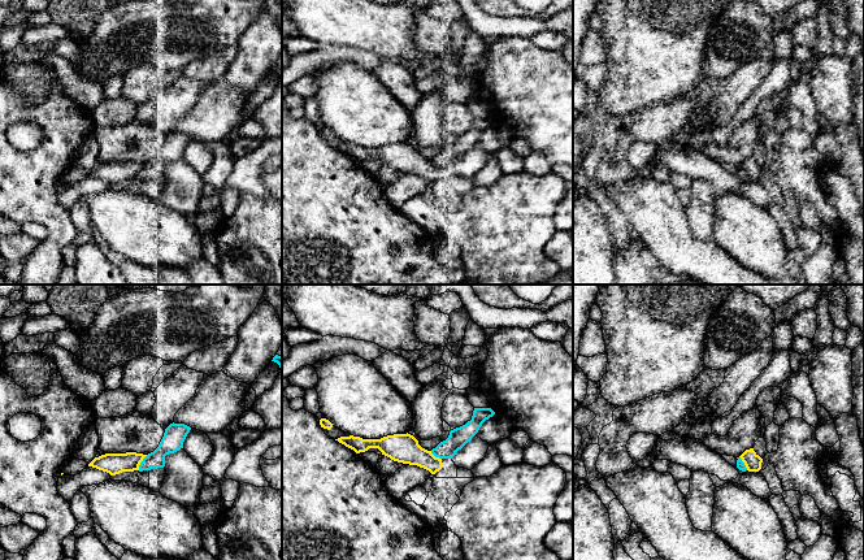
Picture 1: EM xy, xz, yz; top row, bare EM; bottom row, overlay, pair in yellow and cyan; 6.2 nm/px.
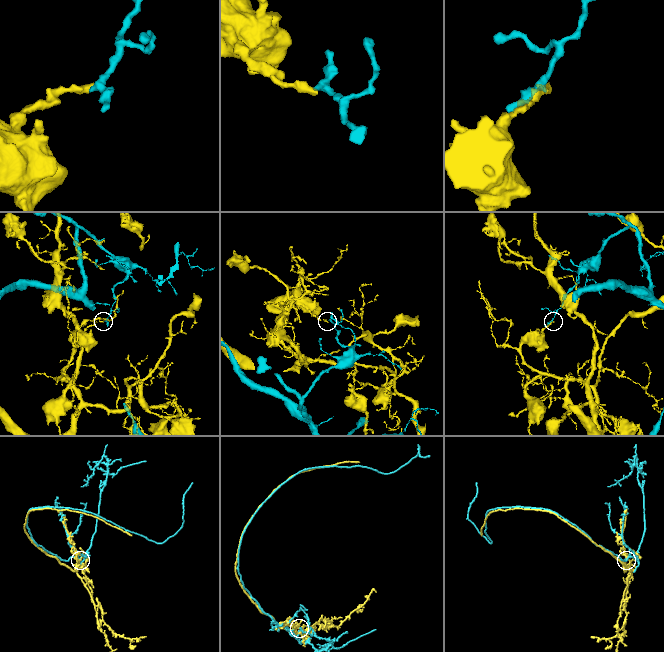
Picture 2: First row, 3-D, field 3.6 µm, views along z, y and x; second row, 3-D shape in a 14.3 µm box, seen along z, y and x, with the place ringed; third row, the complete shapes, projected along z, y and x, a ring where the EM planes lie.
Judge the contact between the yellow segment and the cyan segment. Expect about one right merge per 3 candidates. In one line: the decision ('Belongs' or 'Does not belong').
Does not belong

